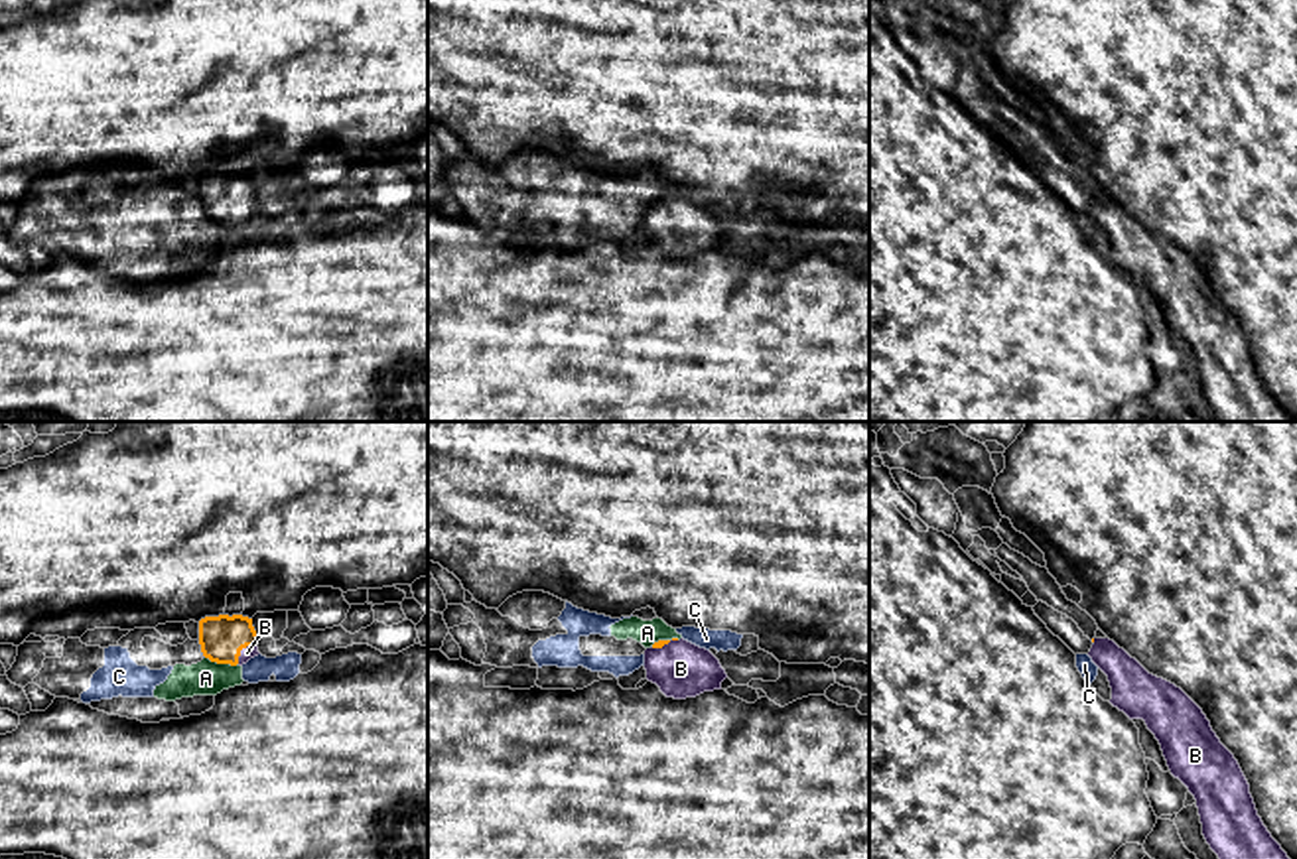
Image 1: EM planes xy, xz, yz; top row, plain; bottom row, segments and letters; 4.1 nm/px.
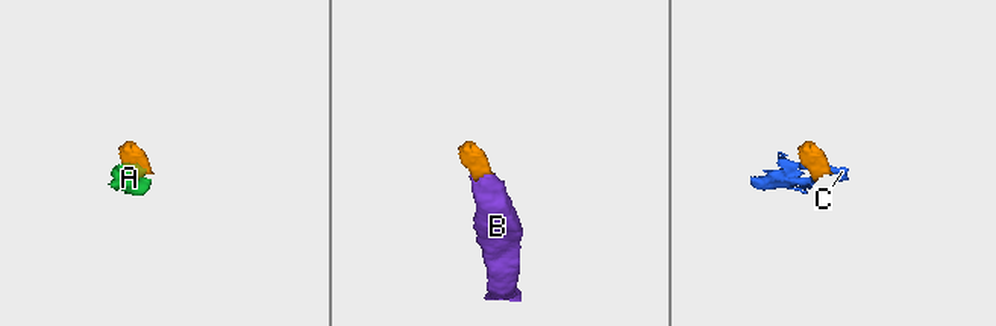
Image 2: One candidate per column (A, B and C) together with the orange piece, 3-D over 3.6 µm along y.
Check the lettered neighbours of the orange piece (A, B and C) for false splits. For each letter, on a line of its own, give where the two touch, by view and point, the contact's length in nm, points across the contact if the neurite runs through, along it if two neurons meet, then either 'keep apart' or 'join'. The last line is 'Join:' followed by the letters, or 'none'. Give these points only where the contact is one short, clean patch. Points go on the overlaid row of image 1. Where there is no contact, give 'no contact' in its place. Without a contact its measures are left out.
A: meets orange in xy at (221, 662); contact 140 nm long; border along xy (205, 657), (237, 664); keep apart
B: meets orange in xy at (241, 649); contact 110 nm long; runs through xy (223, 637), (241, 649), (247, 653); join
C: meets orange in xy at (204, 655); contact 40 nm long; border along xy (202, 651), (205, 657); keep apart
Join: B

